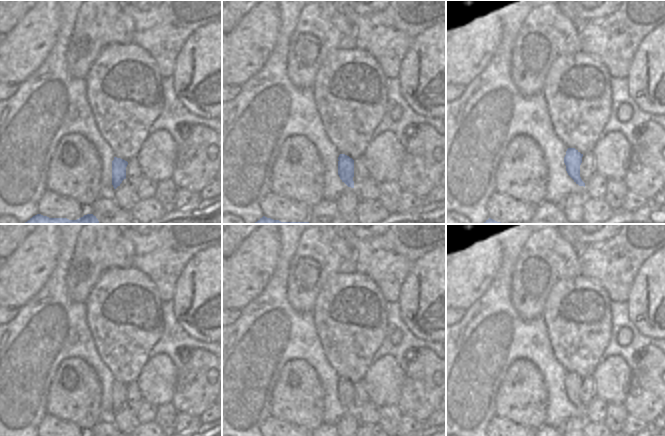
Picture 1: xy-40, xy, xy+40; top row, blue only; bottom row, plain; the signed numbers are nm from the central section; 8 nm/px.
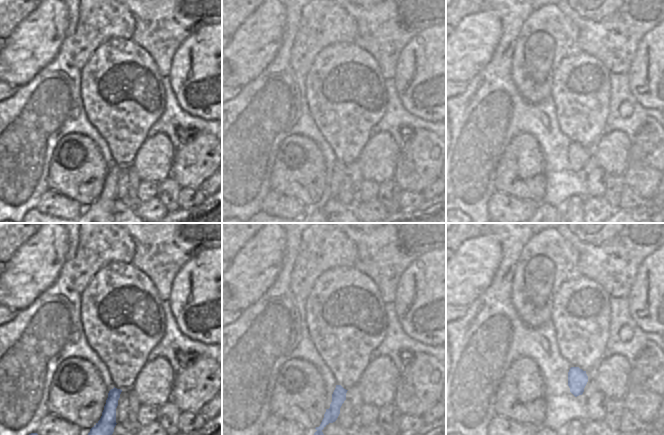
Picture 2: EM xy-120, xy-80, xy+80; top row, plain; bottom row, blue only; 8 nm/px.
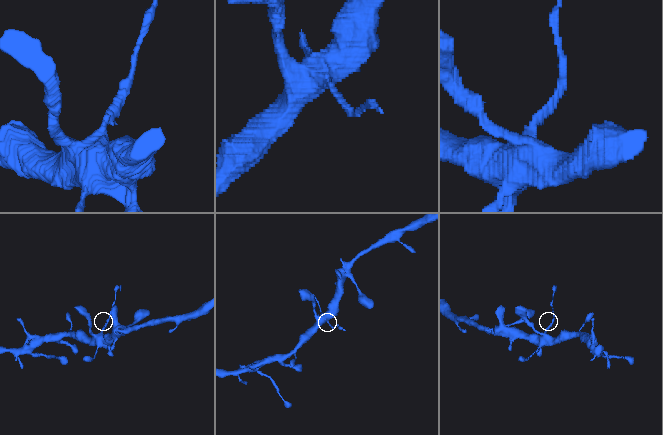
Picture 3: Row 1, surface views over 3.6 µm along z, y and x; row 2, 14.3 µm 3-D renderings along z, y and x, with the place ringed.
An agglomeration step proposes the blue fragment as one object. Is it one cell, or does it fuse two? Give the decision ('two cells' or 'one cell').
two cells

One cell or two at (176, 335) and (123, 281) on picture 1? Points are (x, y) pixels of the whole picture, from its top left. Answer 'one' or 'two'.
two

